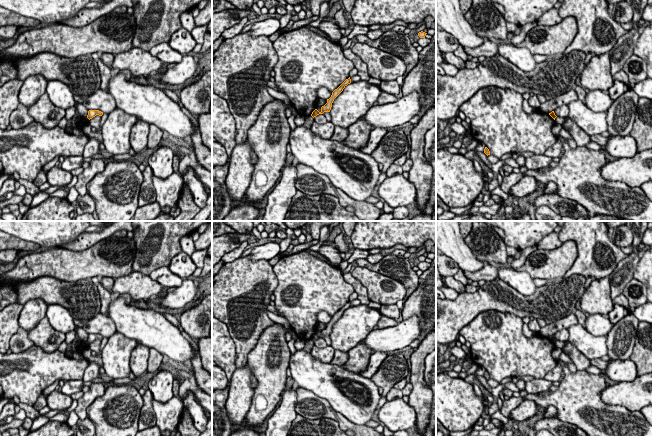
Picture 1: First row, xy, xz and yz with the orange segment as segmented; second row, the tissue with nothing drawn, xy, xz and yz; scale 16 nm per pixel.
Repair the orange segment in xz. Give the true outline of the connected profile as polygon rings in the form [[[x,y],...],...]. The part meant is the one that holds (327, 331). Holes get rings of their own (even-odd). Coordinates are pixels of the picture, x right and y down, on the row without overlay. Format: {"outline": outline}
{"outline": [[[350,301],[348,303],[346,303],[337,313],[335,313],[332,316],[332,319],[329,323],[327,323],[327,327],[321,331],[321,335],[319,336],[317,333],[315,333],[311,340],[314,342],[319,338],[323,338],[324,336],[330,336],[331,331],[332,331],[332,327],[334,325],[334,323],[343,315],[343,313],[351,307],[351,303]]]}

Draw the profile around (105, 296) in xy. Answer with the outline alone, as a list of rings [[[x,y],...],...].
[[[100,282],[97,284],[97,287],[101,301],[100,313],[107,315],[108,307],[111,302],[111,293]]]

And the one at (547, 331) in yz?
[[[573,312],[560,320],[553,321],[551,324],[547,324],[546,326],[542,327],[539,333],[543,337],[549,338],[555,333],[563,329],[568,329],[571,325],[574,324],[578,324],[578,319],[575,313]]]

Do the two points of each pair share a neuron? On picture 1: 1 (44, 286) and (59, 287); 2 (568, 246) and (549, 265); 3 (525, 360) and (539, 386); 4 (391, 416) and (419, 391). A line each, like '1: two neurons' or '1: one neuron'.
1: one neuron
2: one neuron
3: two neurons
4: two neurons

